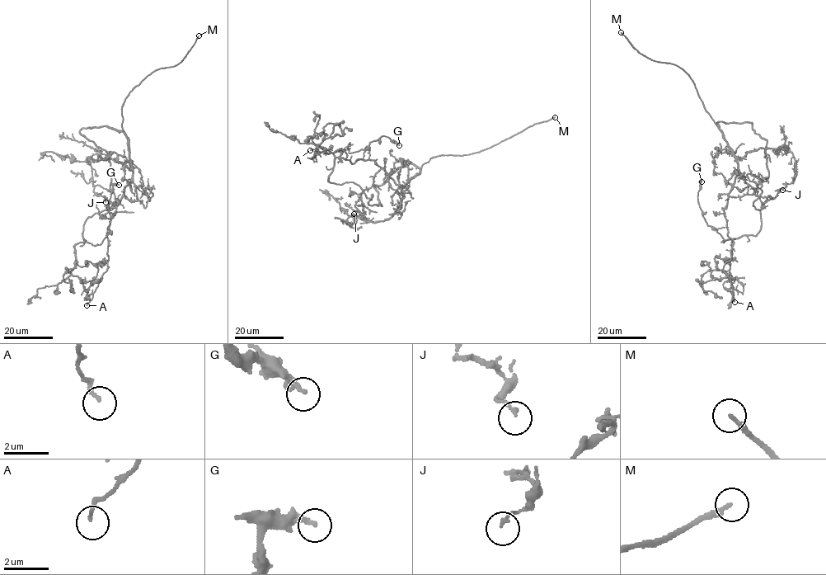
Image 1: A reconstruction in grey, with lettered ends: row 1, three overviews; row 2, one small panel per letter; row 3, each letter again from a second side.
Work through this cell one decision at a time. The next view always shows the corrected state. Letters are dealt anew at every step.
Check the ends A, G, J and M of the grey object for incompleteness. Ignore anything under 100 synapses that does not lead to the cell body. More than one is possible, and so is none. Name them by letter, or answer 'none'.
M

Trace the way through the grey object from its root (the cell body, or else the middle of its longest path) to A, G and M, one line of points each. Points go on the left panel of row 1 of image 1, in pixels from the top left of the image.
A: (90, 140), (82, 129), (120, 130), (133, 173), (107, 228), (109, 267), (86, 305)
G: (90, 140), (107, 154), (116, 199), (86, 219), (85, 242), (100, 244), (110, 233), (108, 204), (119, 185)
M: (90, 140), (81, 134), (82, 129), (107, 125), (123, 130), (125, 98), (153, 71), (182, 61), (199, 35)

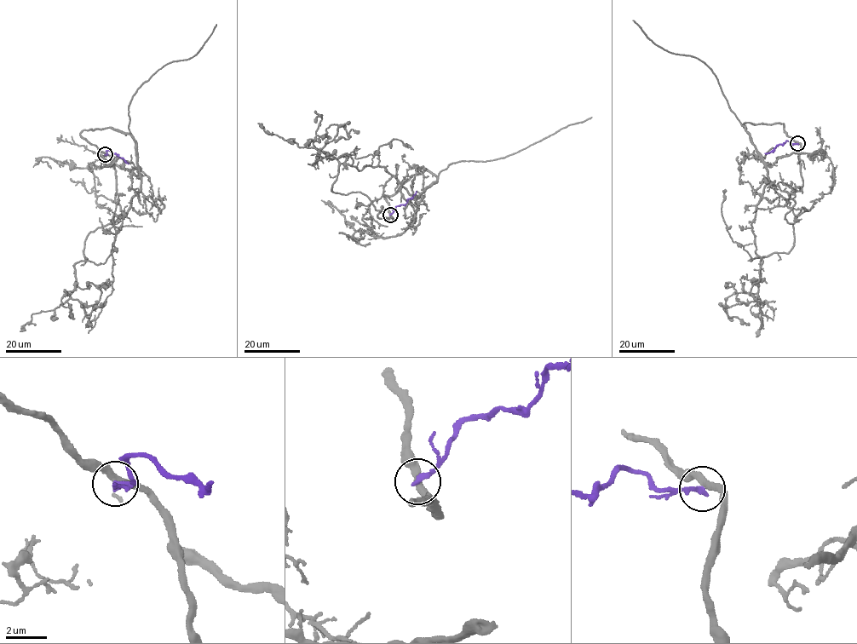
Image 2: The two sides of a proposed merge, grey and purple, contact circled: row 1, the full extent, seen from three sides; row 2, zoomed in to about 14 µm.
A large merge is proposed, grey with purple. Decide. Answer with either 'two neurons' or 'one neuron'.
two neurons

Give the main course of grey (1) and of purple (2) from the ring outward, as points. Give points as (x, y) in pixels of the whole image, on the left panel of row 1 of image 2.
1: (105, 153), (80, 133), (110, 127), (127, 133), (135, 144), (140, 189), (112, 244), (112, 294), (89, 333)
2: (105, 154), (110, 150), (128, 163)

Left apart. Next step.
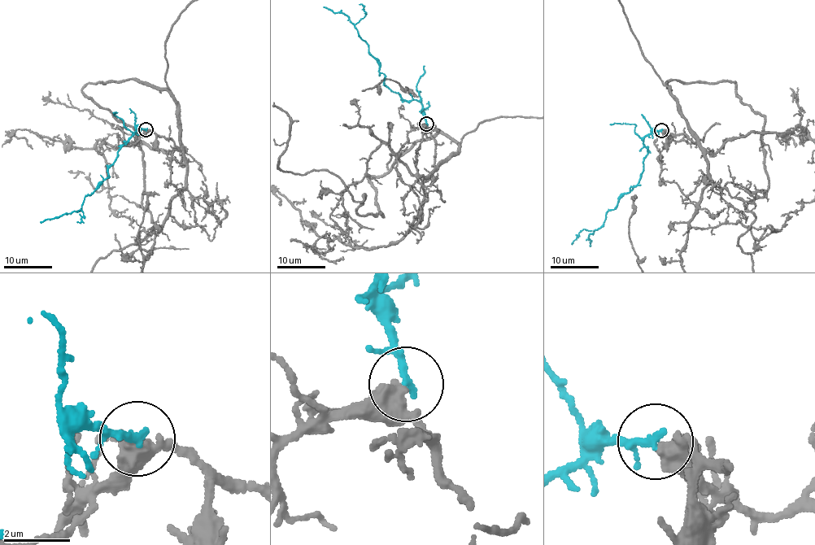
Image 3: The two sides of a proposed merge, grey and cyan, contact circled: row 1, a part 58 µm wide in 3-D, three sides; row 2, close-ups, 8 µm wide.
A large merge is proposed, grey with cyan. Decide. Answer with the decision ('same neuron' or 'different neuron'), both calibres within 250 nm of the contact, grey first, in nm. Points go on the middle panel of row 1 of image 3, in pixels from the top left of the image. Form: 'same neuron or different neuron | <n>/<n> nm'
different neuron | 440/240 nm

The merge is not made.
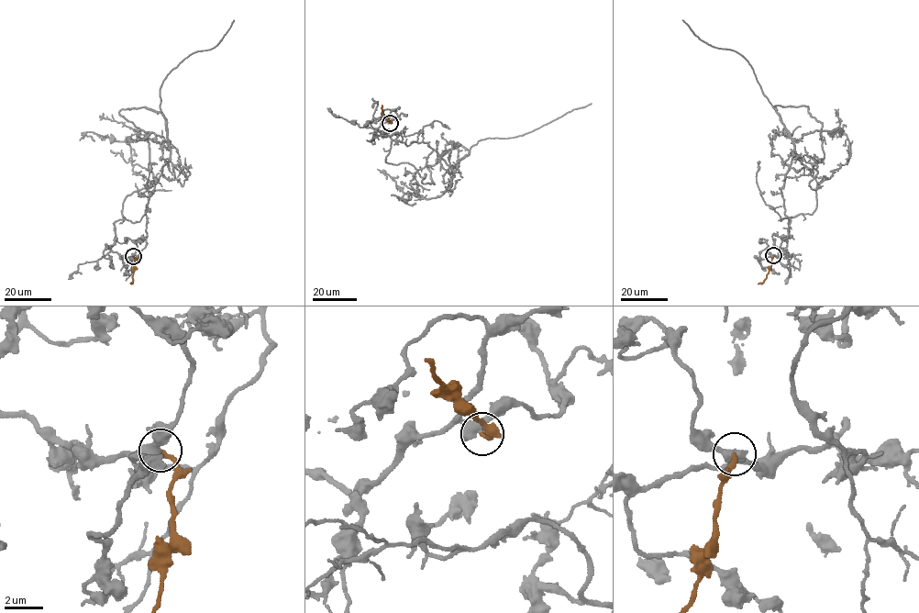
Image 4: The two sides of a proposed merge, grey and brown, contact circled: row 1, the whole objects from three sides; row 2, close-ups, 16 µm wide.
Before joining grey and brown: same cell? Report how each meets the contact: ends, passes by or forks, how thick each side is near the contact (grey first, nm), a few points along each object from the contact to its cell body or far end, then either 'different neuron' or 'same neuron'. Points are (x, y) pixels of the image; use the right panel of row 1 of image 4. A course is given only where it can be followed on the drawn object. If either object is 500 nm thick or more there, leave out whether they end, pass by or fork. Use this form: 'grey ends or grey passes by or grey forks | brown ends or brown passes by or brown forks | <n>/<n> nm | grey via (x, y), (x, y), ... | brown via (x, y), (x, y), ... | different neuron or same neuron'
grey passes by | brown ends | 480/240 nm | grey via (773, 255), (816, 207), (822, 124), (805, 105), (774, 105), (795, 154), (791, 277) | brown via (773, 255), (766, 278), (758, 284) | same neuron

